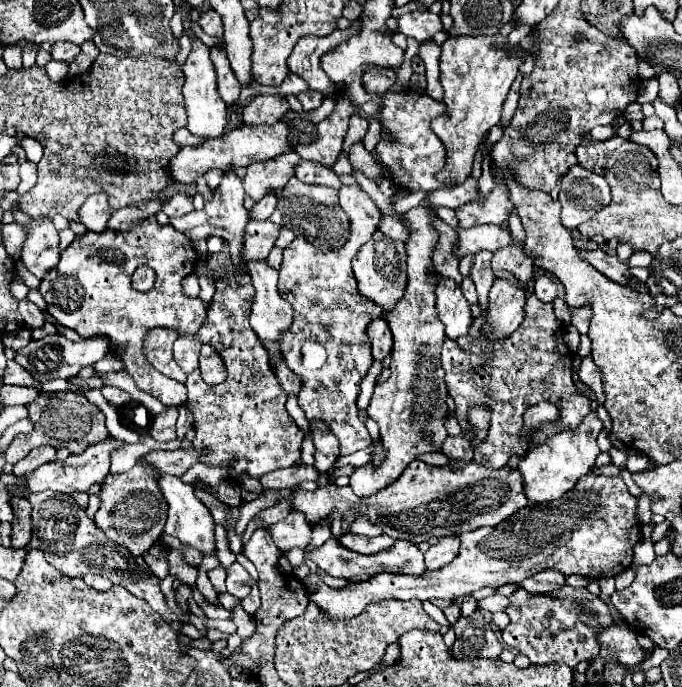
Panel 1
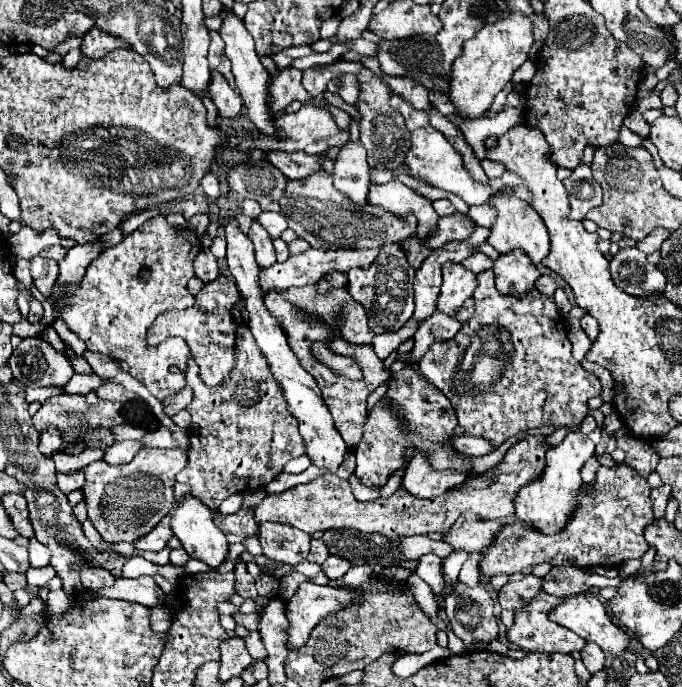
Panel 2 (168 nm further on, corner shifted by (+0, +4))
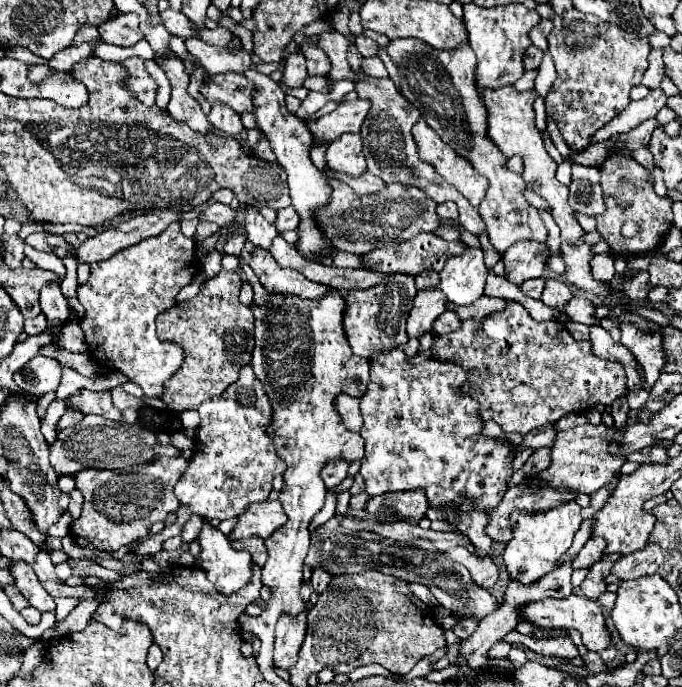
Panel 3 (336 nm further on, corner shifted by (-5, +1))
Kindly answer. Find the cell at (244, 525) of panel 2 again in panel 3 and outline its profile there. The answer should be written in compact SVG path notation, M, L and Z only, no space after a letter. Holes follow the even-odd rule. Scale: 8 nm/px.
M251 536L251 538L241 538L241 540L231 540L231 546L235 550L247 550L251 552L253 560L263 566L263 562L267 560L267 550L265 550L265 544L263 544L263 538L259 536Z

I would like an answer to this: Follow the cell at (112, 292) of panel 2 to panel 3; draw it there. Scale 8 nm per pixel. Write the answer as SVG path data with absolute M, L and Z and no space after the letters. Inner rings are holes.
M179 222L169 224L159 236L147 238L137 246L129 246L129 250L121 250L107 258L105 262L91 264L89 280L77 288L77 298L85 308L85 318L79 322L85 334L85 342L89 346L91 358L109 370L119 370L129 380L139 384L145 396L161 398L165 392L165 382L171 380L181 364L185 362L185 350L175 342L163 342L155 334L155 318L157 314L169 310L177 304L177 294L185 284L191 284L197 276L197 246L195 238L187 238L179 230Z

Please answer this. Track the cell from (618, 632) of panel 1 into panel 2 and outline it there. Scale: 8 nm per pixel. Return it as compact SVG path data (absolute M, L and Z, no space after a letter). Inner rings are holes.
M592 593L562 599L562 603L548 613L548 617L582 639L594 641L604 653L622 655L628 649L630 637L610 621L604 605L592 597Z

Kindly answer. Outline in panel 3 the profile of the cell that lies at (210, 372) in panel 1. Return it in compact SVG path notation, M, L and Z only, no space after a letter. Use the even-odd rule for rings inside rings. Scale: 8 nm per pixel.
M221 270L215 278L201 286L195 298L179 302L177 306L157 316L157 336L161 340L173 340L181 344L187 354L185 366L181 366L181 374L169 380L169 386L161 398L169 410L195 410L203 400L221 394L239 378L243 356L251 354L255 344L253 312L239 302L239 288L239 274Z

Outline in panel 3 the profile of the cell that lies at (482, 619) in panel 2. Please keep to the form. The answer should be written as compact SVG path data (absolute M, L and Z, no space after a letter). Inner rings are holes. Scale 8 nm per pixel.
M337 526L333 530L315 528L311 532L311 548L305 558L305 564L313 568L323 568L333 576L379 570L383 574L397 576L399 580L405 580L405 582L421 582L431 588L437 602L445 610L449 610L453 616L469 616L469 618L481 620L499 608L499 602L493 598L493 594L477 586L465 566L447 560L441 552L435 550L433 542L427 538L417 538L411 542L397 542L391 538L377 536L371 530L351 532L343 526Z

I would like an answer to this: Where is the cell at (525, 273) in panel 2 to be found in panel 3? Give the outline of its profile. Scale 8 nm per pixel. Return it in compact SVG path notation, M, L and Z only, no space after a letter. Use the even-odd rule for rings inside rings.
M517 242L513 244L505 254L503 254L503 264L505 264L505 278L521 286L529 278L543 276L545 272L545 246L539 242Z

